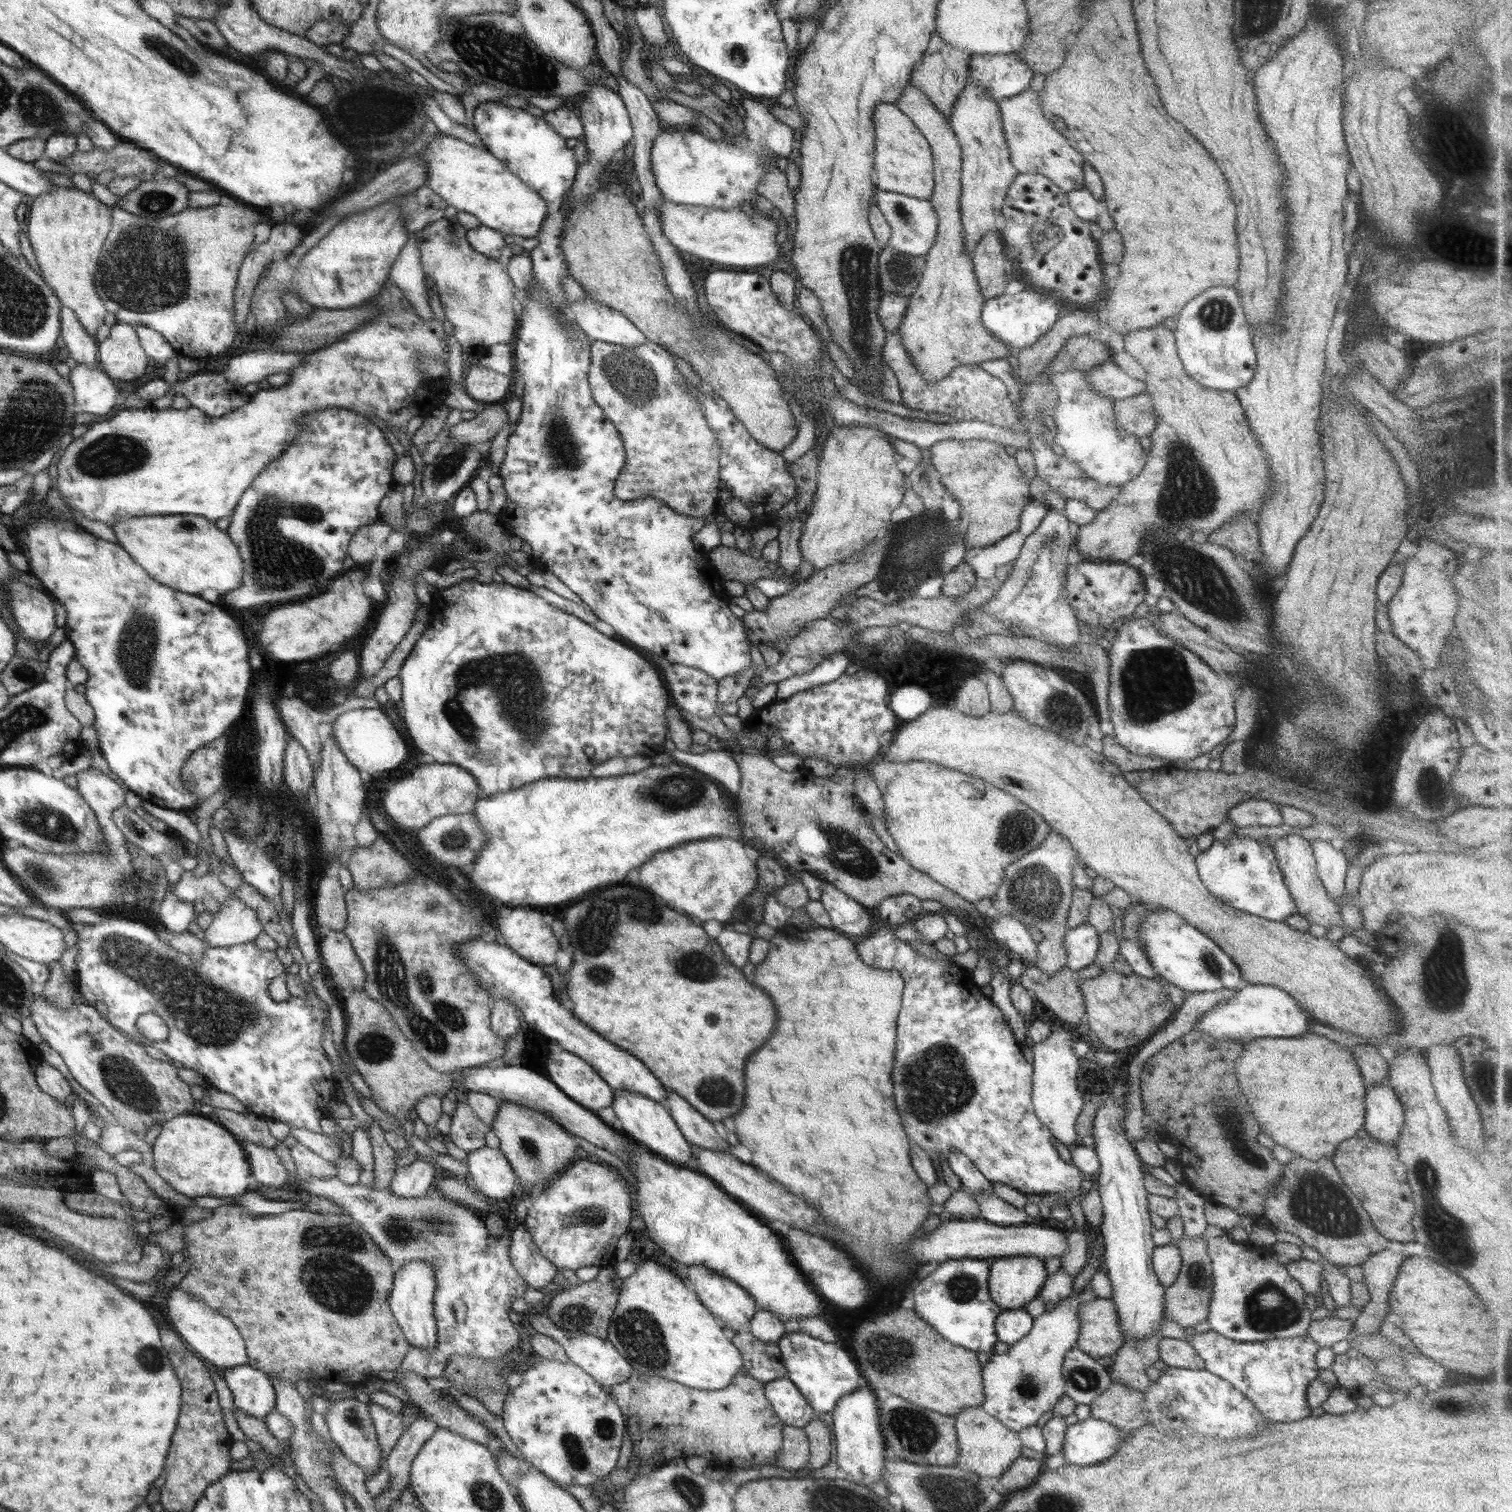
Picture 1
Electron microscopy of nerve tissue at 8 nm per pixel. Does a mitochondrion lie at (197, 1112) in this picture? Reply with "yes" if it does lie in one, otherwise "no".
no

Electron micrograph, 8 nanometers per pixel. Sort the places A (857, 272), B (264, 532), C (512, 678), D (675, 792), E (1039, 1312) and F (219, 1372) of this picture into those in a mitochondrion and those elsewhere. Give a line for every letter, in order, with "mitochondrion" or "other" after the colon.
A: mitochondrion
B: mitochondrion
C: mitochondrion
D: mitochondrion
E: other
F: other

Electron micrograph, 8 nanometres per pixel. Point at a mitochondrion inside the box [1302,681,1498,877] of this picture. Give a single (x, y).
(1429, 788)

